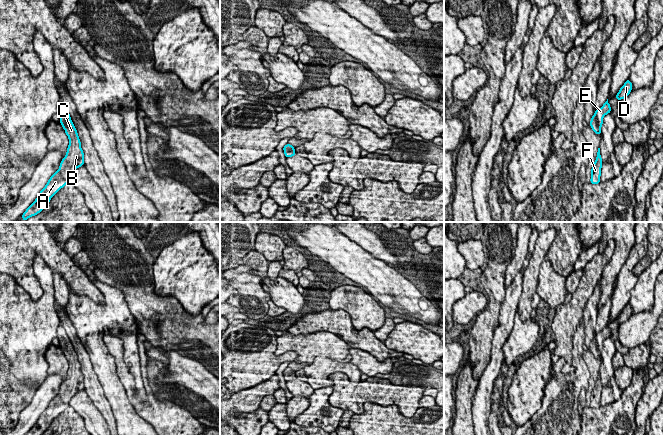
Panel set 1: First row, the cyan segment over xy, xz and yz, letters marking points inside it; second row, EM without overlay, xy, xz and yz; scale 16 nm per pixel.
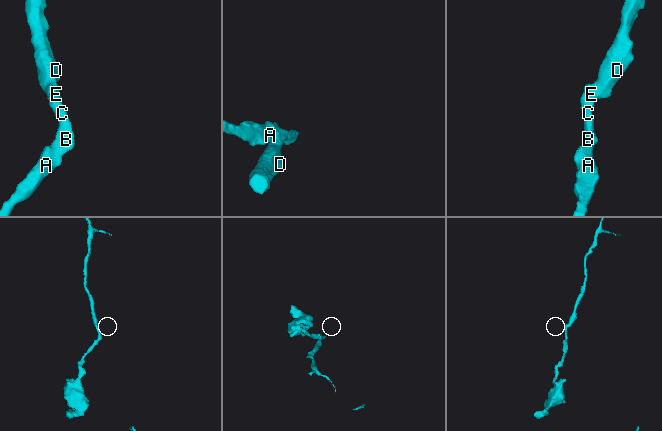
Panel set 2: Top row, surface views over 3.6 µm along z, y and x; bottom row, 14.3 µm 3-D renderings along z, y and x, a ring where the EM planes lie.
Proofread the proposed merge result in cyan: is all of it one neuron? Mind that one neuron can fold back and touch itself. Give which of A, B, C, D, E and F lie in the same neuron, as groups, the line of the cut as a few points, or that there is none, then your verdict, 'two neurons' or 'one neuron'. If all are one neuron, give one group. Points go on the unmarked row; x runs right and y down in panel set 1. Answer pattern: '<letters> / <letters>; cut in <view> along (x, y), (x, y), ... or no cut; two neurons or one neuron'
A B C D E F; no cut; one neuron

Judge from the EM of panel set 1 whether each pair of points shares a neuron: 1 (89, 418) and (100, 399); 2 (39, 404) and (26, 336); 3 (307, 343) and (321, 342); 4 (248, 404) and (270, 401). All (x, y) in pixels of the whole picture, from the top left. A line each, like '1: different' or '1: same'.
1: different
2: different
3: same
4: different

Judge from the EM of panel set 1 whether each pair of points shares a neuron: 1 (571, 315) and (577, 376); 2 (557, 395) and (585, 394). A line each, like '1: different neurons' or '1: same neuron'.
1: different neurons
2: different neurons

